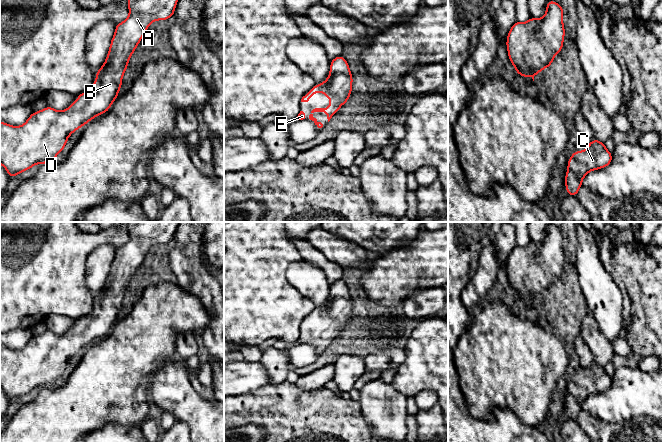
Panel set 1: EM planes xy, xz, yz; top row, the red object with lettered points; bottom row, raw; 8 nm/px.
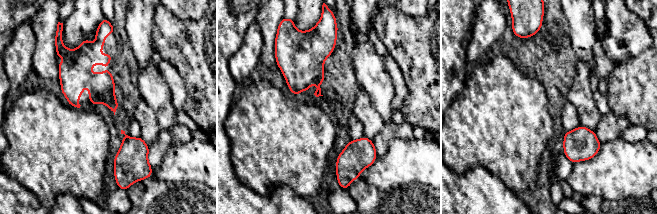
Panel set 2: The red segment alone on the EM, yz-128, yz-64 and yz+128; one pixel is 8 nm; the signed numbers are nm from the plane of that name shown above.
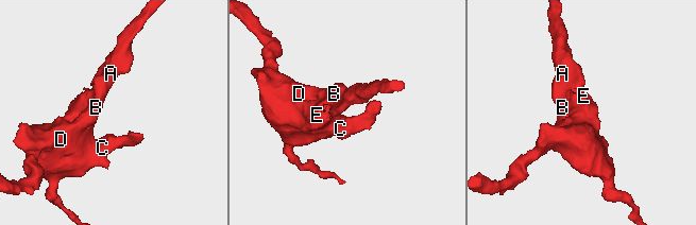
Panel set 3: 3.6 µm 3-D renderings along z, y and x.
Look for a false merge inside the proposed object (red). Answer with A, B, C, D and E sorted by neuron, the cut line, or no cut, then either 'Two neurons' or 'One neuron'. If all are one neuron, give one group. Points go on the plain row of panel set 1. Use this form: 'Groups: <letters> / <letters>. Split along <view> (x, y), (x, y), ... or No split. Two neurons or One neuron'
Groups: A B C D E. No split. One neuron

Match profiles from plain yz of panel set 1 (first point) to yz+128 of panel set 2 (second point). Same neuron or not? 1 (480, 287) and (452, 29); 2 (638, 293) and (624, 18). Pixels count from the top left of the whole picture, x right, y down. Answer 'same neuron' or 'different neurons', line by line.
1: different neurons
2: different neurons

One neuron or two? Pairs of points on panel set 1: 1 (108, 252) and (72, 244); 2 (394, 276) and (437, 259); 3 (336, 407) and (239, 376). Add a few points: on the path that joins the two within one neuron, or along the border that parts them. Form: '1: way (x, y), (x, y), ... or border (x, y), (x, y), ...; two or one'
1: border (116, 247), (98, 245), (86, 258), (85, 271); two
2: way (405, 269), (426, 263); one
3: border (269, 384), (244, 393); two

